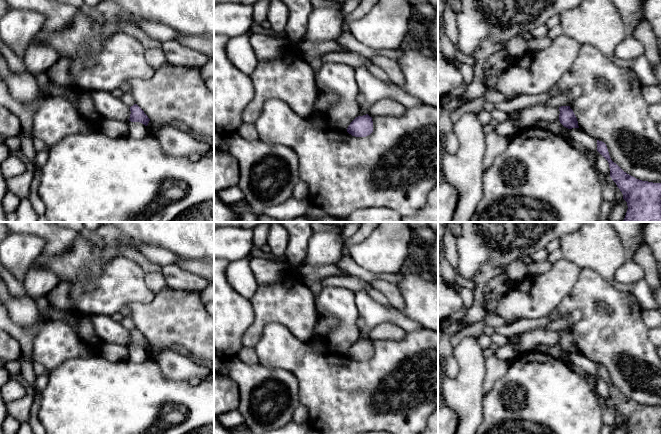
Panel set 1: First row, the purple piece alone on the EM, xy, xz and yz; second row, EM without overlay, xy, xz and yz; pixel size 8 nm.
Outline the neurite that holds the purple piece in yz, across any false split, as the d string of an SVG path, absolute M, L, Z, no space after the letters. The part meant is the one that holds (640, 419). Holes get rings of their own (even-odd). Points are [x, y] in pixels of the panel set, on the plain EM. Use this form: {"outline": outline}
{"outline": "M597 364L597 375L608 385L610 401L627 426L627 434L661 434L661 407L642 405L624 396L609 379L604 366Z"}

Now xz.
{"outline": "M368 338L356 341L348 350L347 356L355 361L366 361L373 356L372 341Z"}

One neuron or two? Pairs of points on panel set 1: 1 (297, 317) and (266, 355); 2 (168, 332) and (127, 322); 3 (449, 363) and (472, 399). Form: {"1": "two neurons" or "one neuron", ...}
{"1": "two neurons", "2": "two neurons", "3": "two neurons"}

